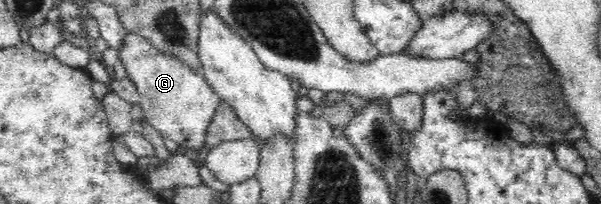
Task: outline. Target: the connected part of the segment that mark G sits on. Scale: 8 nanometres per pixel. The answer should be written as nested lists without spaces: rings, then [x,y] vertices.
[[[127,31],[124,45],[119,50],[119,59],[126,68],[128,77],[135,83],[139,93],[139,105],[142,107],[146,121],[166,139],[172,139],[179,147],[186,147],[192,151],[206,150],[206,133],[216,111],[222,105],[220,96],[212,89],[202,73],[192,71],[185,63],[172,55],[164,55],[158,51],[147,39],[137,33]]]

